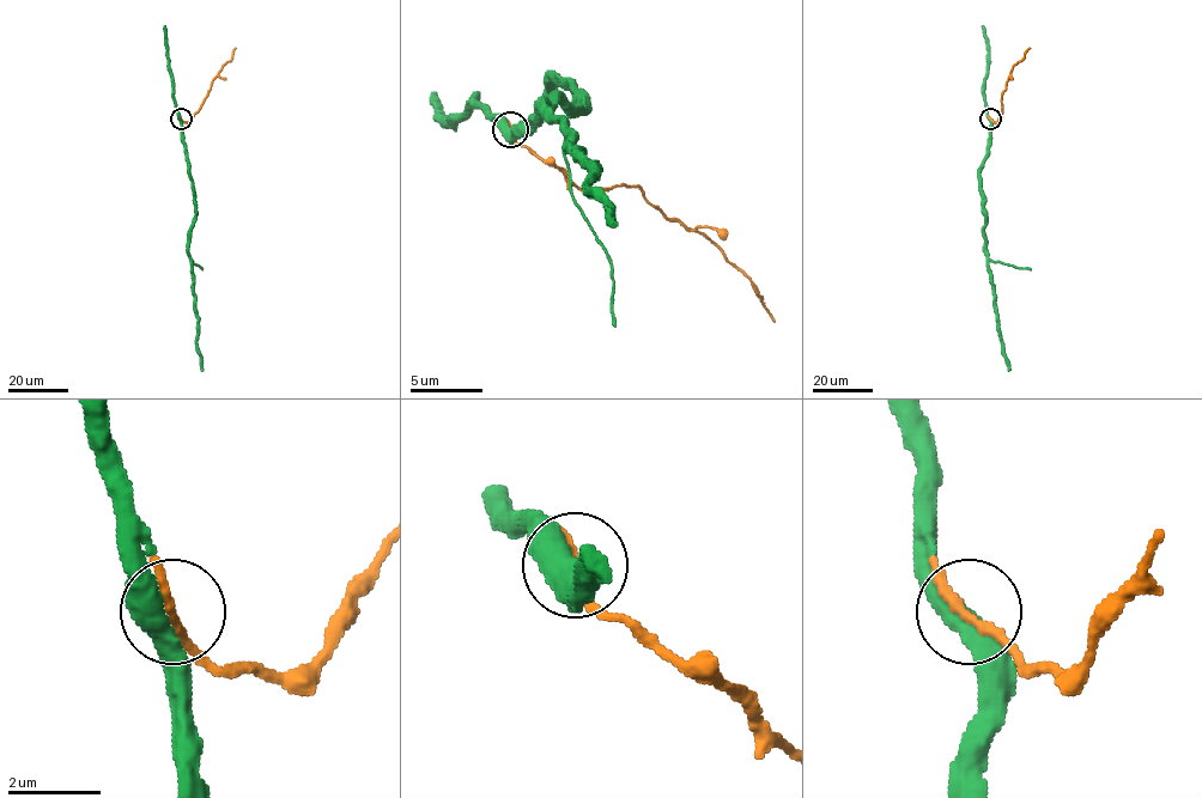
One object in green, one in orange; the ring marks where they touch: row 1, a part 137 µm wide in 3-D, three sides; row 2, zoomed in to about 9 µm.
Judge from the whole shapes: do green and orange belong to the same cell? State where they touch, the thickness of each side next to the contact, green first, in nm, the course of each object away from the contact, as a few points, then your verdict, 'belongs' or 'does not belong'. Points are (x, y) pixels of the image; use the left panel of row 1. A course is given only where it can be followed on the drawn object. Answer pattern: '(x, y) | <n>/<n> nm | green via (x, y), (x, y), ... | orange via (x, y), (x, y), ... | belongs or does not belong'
(181, 119) | 500/190 nm | green via (180, 119), (194, 198), (188, 254), (198, 318), (198, 352), (202, 370) | orange via (181, 119), (188, 122), (195, 114), (236, 48) | belongs

